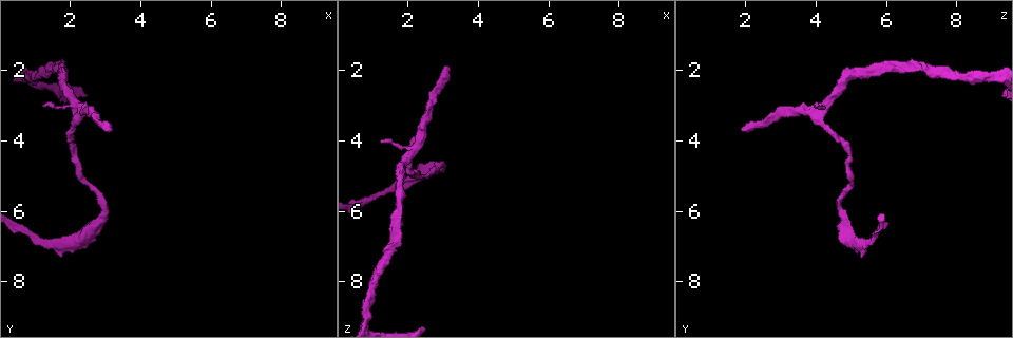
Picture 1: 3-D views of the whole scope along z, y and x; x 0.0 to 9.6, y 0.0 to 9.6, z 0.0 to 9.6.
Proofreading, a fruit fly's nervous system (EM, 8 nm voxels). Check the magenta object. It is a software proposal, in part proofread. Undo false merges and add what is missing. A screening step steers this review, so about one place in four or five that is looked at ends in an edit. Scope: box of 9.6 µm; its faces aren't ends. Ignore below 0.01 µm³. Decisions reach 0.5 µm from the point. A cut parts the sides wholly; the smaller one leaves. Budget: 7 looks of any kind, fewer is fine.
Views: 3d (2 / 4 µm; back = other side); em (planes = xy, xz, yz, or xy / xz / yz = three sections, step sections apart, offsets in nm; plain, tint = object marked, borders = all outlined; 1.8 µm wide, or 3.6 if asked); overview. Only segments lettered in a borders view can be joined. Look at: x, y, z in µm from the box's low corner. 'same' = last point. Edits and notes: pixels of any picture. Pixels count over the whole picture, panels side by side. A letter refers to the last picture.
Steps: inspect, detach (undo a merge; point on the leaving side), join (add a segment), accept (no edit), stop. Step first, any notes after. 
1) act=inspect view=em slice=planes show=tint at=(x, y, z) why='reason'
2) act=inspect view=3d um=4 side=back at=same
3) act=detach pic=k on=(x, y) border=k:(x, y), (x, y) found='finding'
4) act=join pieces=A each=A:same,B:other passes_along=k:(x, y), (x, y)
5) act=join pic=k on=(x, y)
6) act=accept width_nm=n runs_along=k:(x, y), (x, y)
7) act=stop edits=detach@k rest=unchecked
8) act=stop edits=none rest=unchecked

act=inspect view=3d um=4 at=(3.05, 5.95, 4.65)

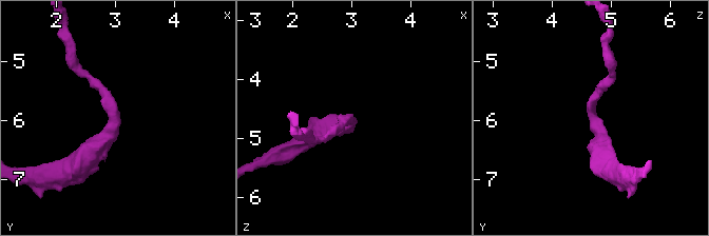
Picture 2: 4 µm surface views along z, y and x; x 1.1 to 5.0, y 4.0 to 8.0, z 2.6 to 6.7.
act=inspect view=em um=3.6 slice=planes show=borders at=(3.00, 5.95, 4.65) why='shape alone is not enough'

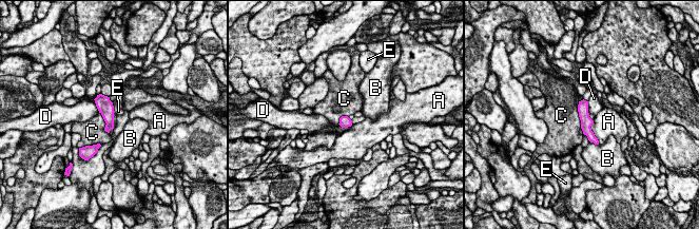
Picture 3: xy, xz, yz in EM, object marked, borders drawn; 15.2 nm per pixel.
act=accept longest_contact=C:420nm each=A:other,B:other,C:other,D:other,E:other border=3:(578, 101), (578, 116), (581, 128) found='all the same cell'

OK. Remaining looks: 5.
act=inspect view=em slice=xz step=8 show=tint at=(3.05, 3.60, 1.90) why='free end'

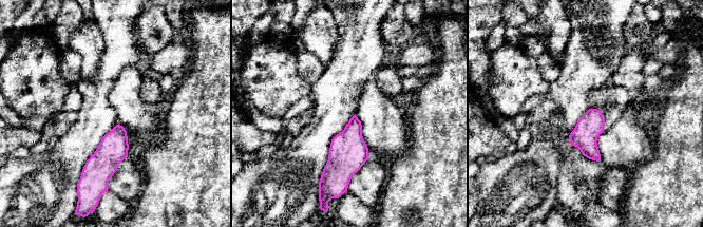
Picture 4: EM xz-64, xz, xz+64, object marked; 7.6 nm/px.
act=inspect view=em slice=planes show=borders at=same

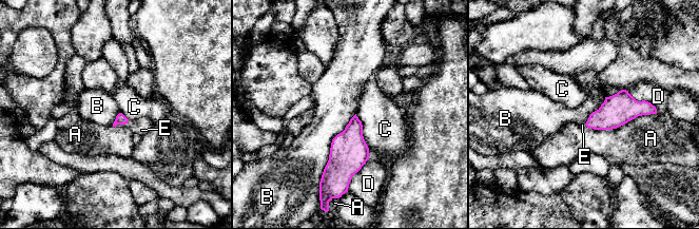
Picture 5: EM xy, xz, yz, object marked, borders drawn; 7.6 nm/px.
act=join pic=5 on=(142, 126) each=A:other,B:other,C:other,D:other,E:same found='the cell continues'

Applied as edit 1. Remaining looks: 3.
act=inspect view=overview why='redraw'

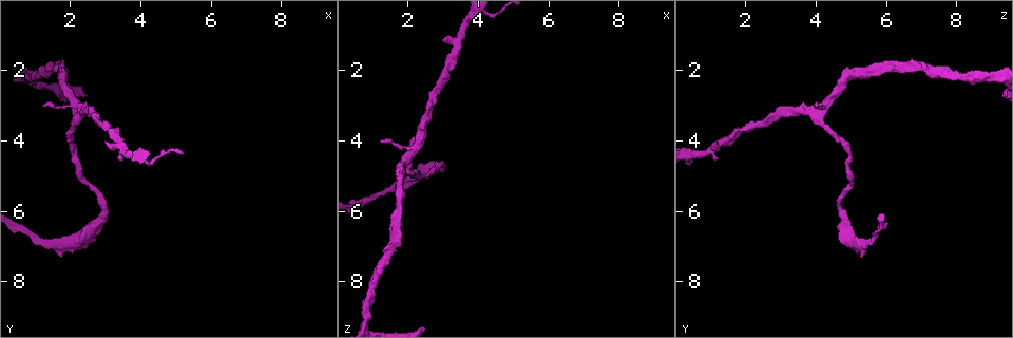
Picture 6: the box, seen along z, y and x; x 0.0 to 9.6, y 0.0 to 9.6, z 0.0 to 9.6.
act=inspect view=3d um=2 at=(1.25, 3.00, 4.05) why='an open end'

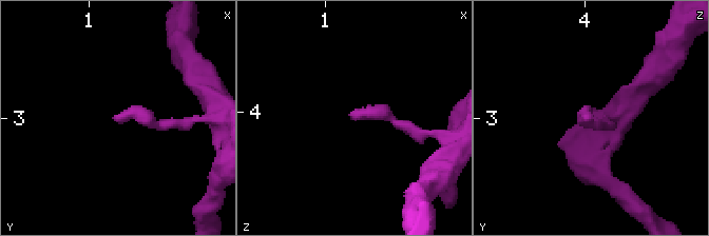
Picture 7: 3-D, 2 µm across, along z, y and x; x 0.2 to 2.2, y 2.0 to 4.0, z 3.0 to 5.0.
act=inspect view=em slice=planes show=borders at=(1.22, 2.98, 4.00) why='shape alone is not enough'

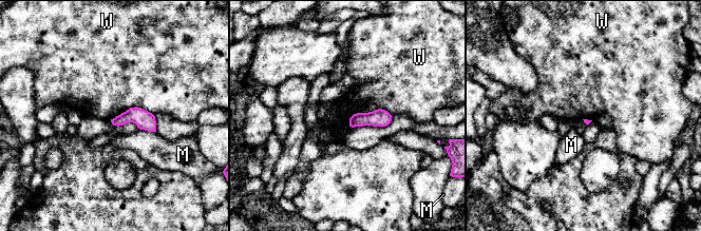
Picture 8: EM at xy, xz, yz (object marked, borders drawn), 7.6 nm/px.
act=accept each=M:other,W:other border=8:(153, 114), (130, 107), (110, 119) found='no lettered segment goes on from it'

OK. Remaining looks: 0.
act=stop edits=join@5 rest=unchecked

